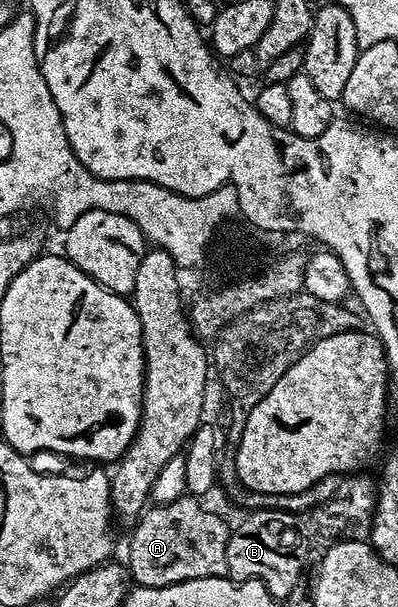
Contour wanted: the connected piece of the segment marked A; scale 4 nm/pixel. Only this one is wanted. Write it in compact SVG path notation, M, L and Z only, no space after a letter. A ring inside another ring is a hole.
M186 495L184 497L176 497L174 501L169 501L165 505L153 505L146 508L145 512L141 514L139 520L132 526L131 532L133 534L129 537L129 561L127 560L127 568L129 570L130 578L140 588L143 589L158 589L159 587L167 587L168 585L178 585L184 581L191 579L207 579L208 577L229 577L229 568L227 567L227 543L229 542L229 535L231 532L230 526L225 526L225 521L217 513L212 513L205 505L200 505L198 498L193 495Z

